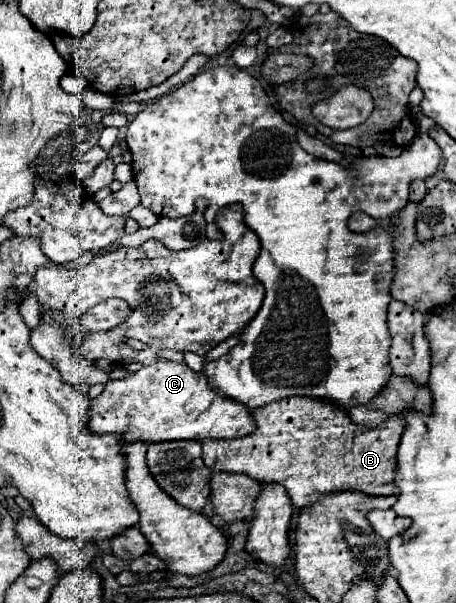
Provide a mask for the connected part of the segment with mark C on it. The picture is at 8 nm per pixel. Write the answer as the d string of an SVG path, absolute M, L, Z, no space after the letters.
M159 360L153 366L143 366L123 380L109 380L105 390L91 400L91 432L119 434L123 440L157 442L157 440L209 440L209 438L239 438L253 434L257 424L249 408L239 404L209 386L203 372L193 372L185 362Z

